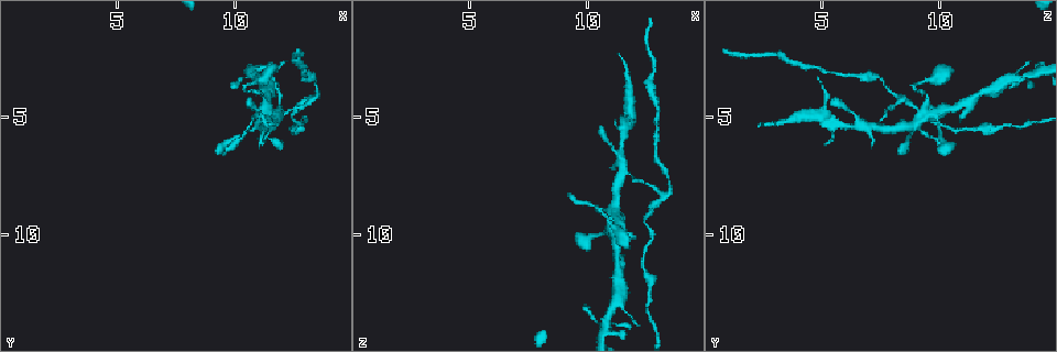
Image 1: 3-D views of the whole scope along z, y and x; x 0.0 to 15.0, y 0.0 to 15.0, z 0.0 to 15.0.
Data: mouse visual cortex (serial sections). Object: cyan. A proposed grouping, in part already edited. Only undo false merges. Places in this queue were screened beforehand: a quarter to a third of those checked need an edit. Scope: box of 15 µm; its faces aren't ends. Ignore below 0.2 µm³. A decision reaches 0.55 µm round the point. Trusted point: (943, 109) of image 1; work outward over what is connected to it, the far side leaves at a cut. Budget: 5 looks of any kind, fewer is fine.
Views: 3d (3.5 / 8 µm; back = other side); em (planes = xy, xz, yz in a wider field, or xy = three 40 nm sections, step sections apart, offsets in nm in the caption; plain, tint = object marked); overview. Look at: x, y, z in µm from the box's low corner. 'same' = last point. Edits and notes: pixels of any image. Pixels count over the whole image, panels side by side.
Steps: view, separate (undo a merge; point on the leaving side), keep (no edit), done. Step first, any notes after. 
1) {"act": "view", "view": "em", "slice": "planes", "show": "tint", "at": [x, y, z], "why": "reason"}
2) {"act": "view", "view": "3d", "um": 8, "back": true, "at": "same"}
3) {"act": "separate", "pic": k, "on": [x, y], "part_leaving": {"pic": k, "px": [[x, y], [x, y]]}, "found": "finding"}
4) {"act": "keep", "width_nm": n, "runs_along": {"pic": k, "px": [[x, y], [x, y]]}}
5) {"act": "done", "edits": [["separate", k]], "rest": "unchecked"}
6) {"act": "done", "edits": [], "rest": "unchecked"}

{"act": "view", "view": "3d", "um": 3.5, "back": true, "at": [10.5, 3.7, 8.9], "why": "abrupt turn"}

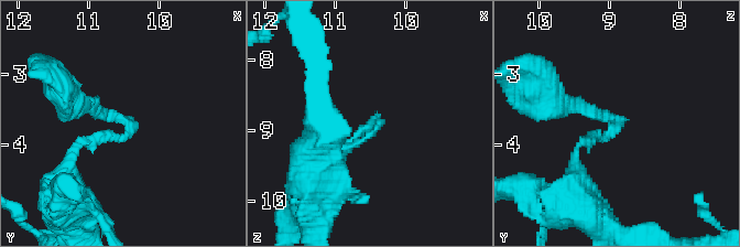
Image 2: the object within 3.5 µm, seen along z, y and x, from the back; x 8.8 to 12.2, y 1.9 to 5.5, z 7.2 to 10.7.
{"act": "view", "view": "em", "slice": "xy", "step": 5, "show": "tint", "at": [10.40, 3.75, 8.95], "arm_widths_nm": [150, 150]}

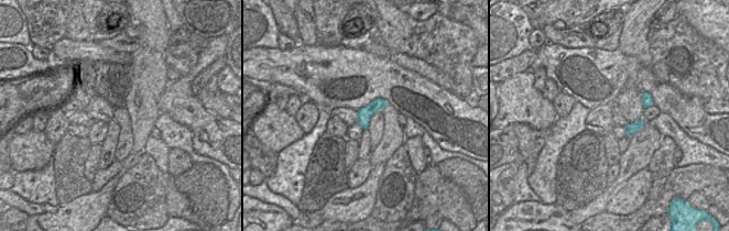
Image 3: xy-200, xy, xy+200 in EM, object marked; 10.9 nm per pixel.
{"act": "keep", "runs_along": {"pic": 2, "px": [[76, 148], [130, 131], [86, 104]]}, "found": "continuous, no second cell"}

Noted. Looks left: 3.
{"act": "view", "view": "3d", "um": 3.5, "at": [11.6, 5.4, 7.5], "why": "arms part here"}

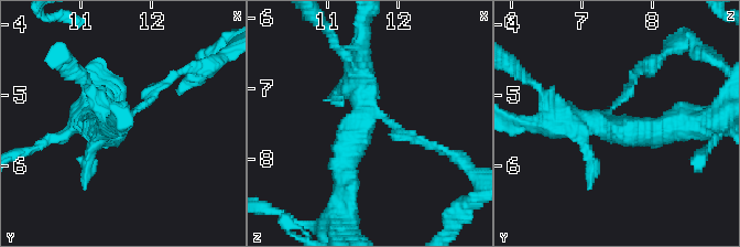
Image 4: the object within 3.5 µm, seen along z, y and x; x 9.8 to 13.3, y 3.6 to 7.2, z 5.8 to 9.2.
{"act": "view", "view": "em", "slice": "xy", "step": 1, "show": "tint", "at": [11.55, 5.45, 7.50]}

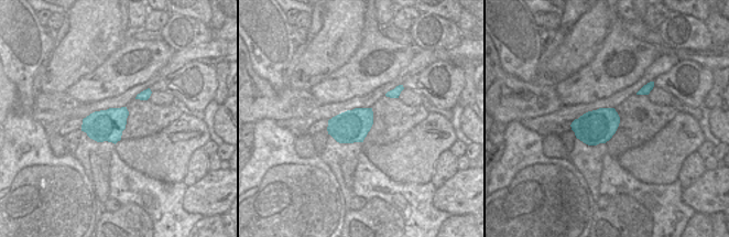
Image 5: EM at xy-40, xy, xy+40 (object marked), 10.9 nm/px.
{"act": "view", "view": "em", "slice": "xy", "step": 2, "show": "tint", "at": "same"}

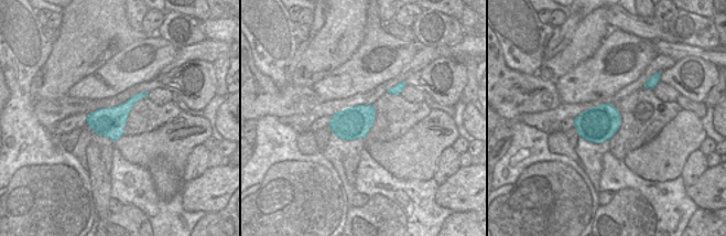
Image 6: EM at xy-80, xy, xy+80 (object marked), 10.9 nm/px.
{"act": "separate", "pic": 4, "on": [409, 137], "found": "two cells meet here"}

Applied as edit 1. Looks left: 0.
{"act": "done", "edits": [["separate", 4]], "rest": "unchecked"}

